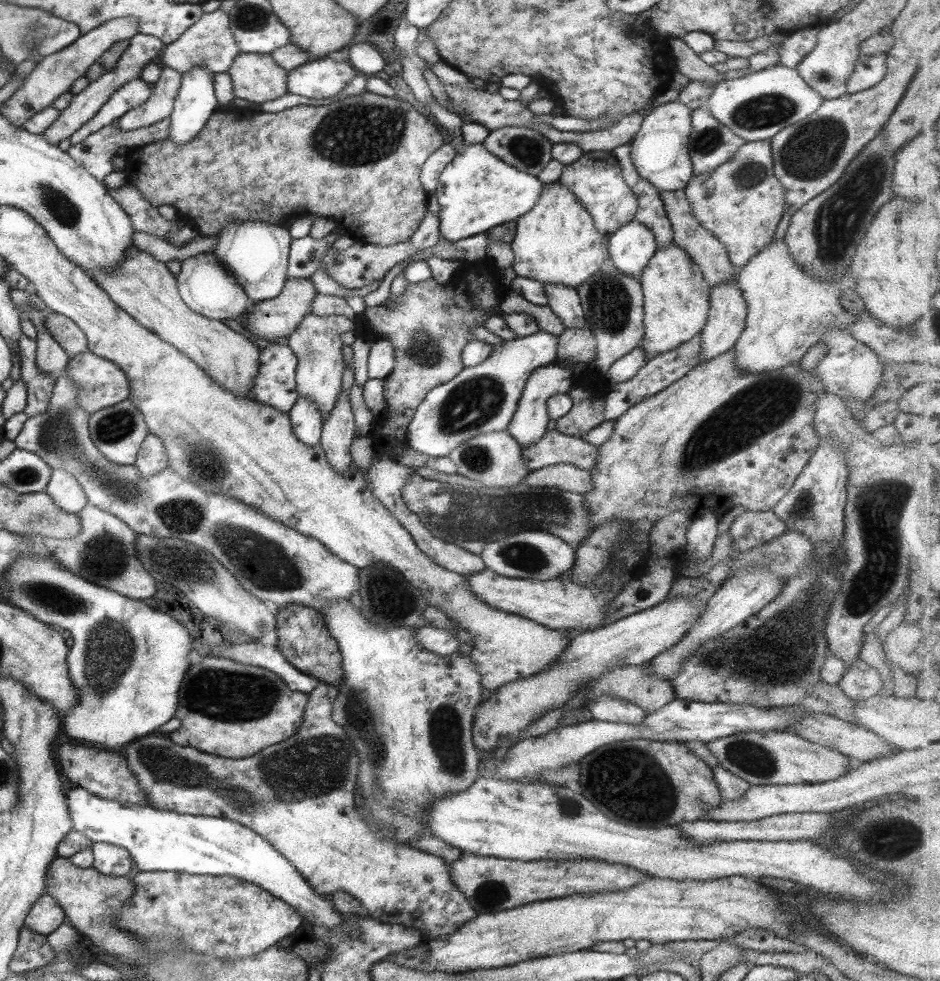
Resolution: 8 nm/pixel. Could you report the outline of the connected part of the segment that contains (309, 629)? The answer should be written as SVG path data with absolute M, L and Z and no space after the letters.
M290 604L275 614L274 629L278 638L276 649L299 672L312 676L318 682L337 686L342 679L341 655L337 643L328 635L322 615L317 609Z

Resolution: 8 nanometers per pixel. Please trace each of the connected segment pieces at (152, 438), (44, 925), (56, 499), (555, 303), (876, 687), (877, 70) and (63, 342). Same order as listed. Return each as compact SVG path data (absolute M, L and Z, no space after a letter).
M147 433L141 441L133 466L144 479L167 467L168 456L162 440L154 434Z
M43 894L33 901L31 910L24 918L23 926L32 929L34 933L48 935L64 920L64 914L55 900Z
M59 468L52 469L44 491L51 497L55 506L72 515L81 512L87 503L80 484L77 484L70 474Z
M542 284L542 286L547 308L562 320L564 330L579 328L586 324L576 290L565 288L563 284Z
M855 659L836 684L841 692L853 699L868 699L879 694L883 683L876 668Z
M886 53L859 55L853 66L853 73L845 85L846 93L870 89L885 76Z
M53 312L45 315L44 320L45 331L67 355L71 357L87 351L86 337L73 321Z

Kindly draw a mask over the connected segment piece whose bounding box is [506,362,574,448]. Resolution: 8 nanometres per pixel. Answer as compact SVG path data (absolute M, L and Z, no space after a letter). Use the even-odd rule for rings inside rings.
M549 362L545 366L539 366L530 373L530 377L526 380L523 392L517 402L517 409L515 410L515 413L513 413L513 417L506 428L509 436L511 436L521 448L527 448L528 446L536 444L536 442L546 433L547 423L550 421L548 419L549 416L547 415L547 407L545 407L548 396L553 393L567 394L572 387L574 381L573 376L574 374L569 368L563 368L555 362Z

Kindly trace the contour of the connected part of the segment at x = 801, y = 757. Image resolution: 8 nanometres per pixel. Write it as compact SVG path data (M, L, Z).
M749 731L749 732L737 732L737 734L731 734L731 736L723 736L719 740L709 741L704 744L707 747L707 751L713 754L713 757L717 759L717 763L721 765L724 770L731 772L737 778L741 778L745 783L751 785L783 785L783 784L807 784L807 782L823 782L825 780L835 780L839 776L845 776L849 764L847 762L853 762L850 758L845 757L843 754L823 746L819 746L817 743L807 742L792 732L787 731Z

